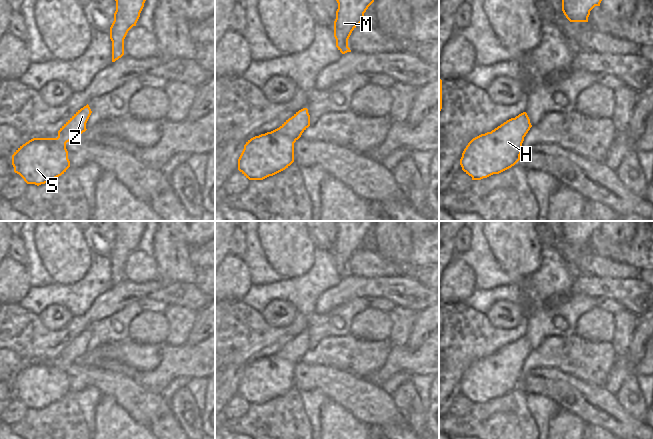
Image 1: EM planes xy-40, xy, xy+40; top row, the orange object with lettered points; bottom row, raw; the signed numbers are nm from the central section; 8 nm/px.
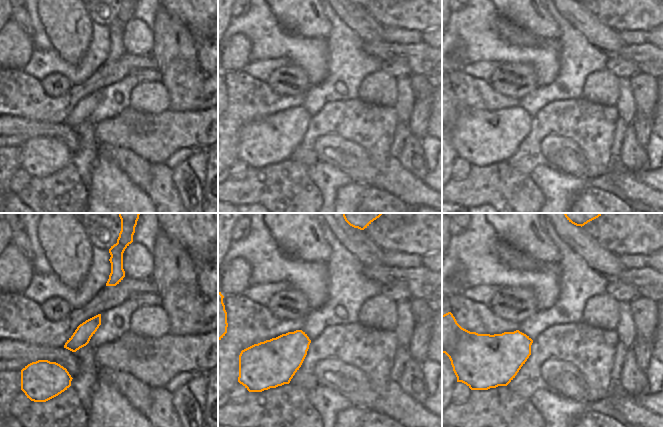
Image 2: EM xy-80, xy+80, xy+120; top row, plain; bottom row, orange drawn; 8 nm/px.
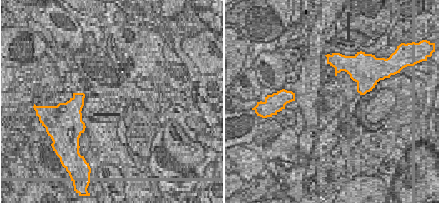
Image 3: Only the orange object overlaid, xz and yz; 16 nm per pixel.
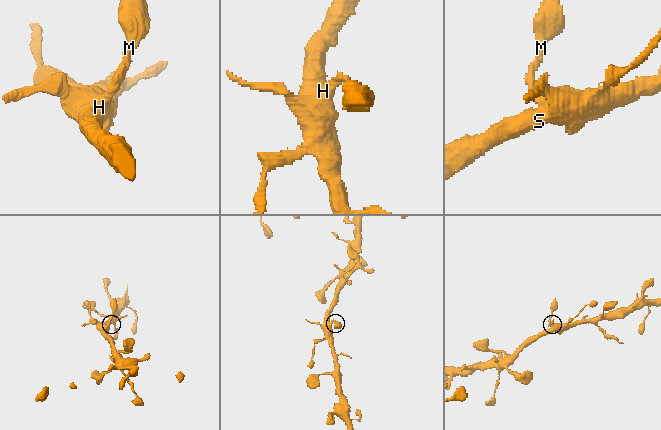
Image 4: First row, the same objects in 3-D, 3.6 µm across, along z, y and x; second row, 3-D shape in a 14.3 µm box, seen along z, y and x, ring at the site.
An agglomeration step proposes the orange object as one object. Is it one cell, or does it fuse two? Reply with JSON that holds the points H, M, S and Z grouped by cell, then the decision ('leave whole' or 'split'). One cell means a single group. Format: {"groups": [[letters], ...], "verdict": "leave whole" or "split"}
{"groups": [["H", "M", "S", "Z"]], "verdict": "leave whole"}

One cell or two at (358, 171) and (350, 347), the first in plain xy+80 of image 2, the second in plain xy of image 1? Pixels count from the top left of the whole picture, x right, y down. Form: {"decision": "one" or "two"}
{"decision": "two"}

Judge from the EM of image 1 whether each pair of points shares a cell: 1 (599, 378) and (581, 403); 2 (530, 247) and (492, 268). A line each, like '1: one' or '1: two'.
1: two
2: two

